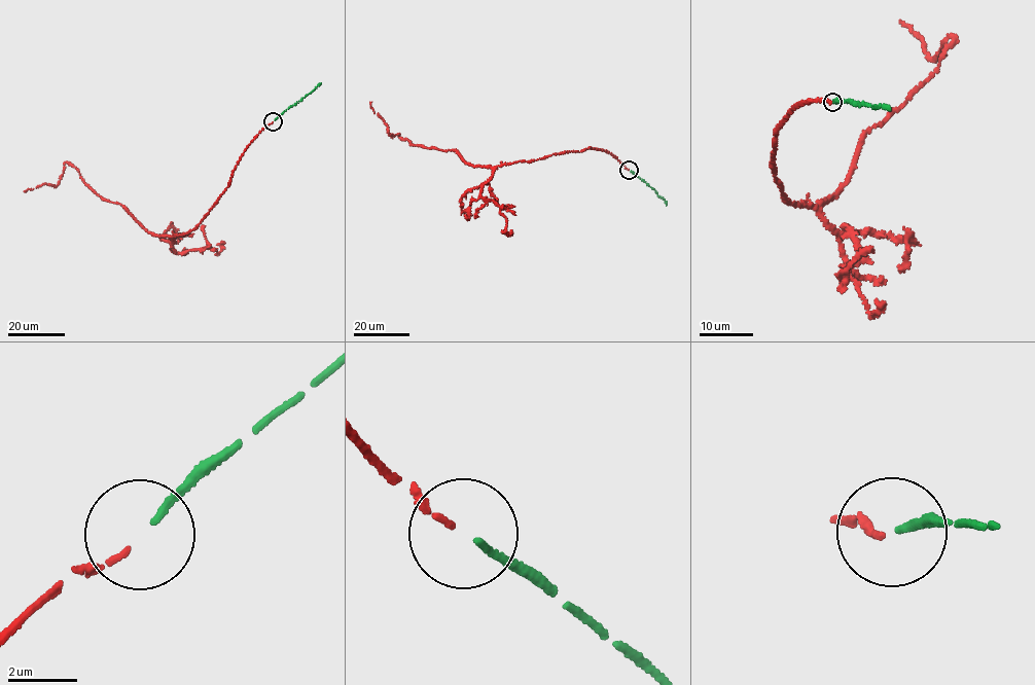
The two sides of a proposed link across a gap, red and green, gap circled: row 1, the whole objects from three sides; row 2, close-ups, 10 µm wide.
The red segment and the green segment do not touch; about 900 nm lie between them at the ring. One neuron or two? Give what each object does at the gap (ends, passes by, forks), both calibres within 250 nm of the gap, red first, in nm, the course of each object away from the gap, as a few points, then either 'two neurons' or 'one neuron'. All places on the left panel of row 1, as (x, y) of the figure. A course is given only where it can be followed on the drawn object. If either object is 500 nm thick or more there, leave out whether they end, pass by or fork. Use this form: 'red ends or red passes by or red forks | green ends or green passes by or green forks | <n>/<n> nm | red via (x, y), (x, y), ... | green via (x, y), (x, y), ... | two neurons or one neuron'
red ends | green ends | 170/180 nm | red via (273, 122), (244, 152), (218, 202), (184, 233), (146, 231), (65, 163), (55, 187), (25, 190) | green via (274, 120), (320, 83) | one neuron

